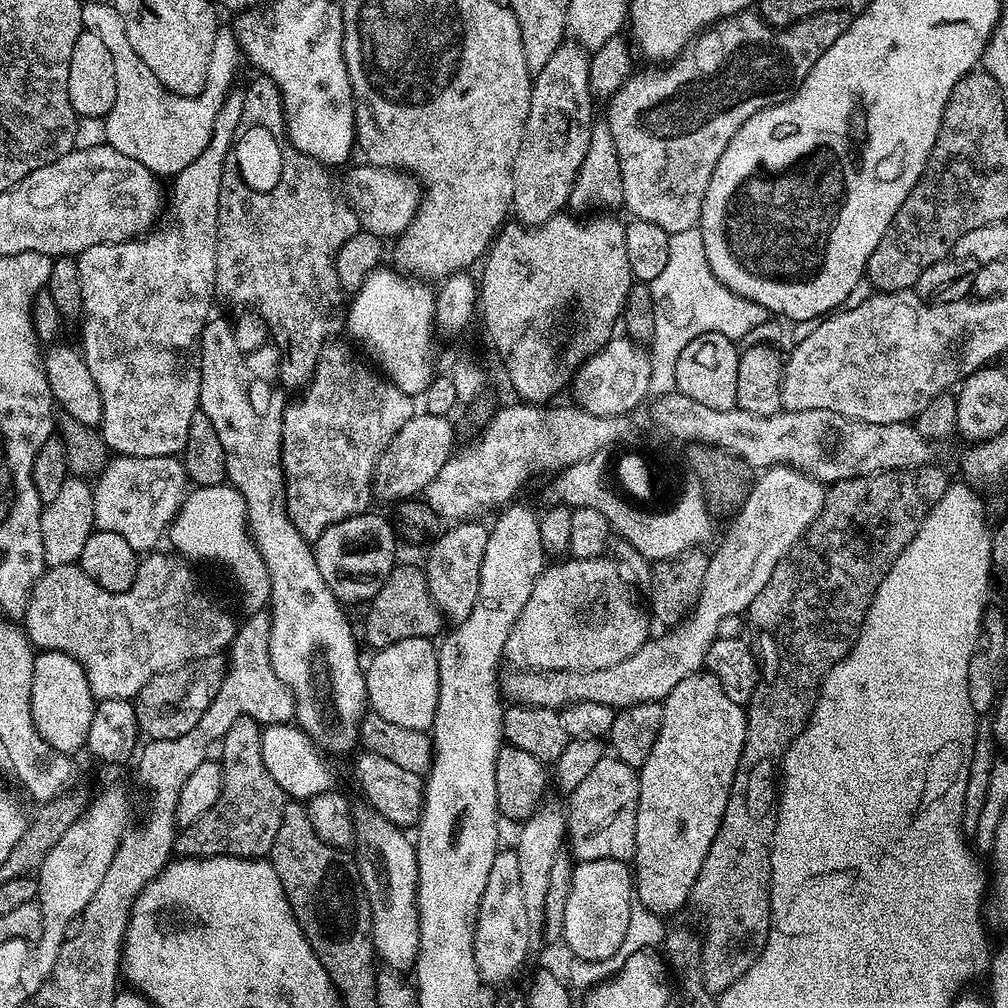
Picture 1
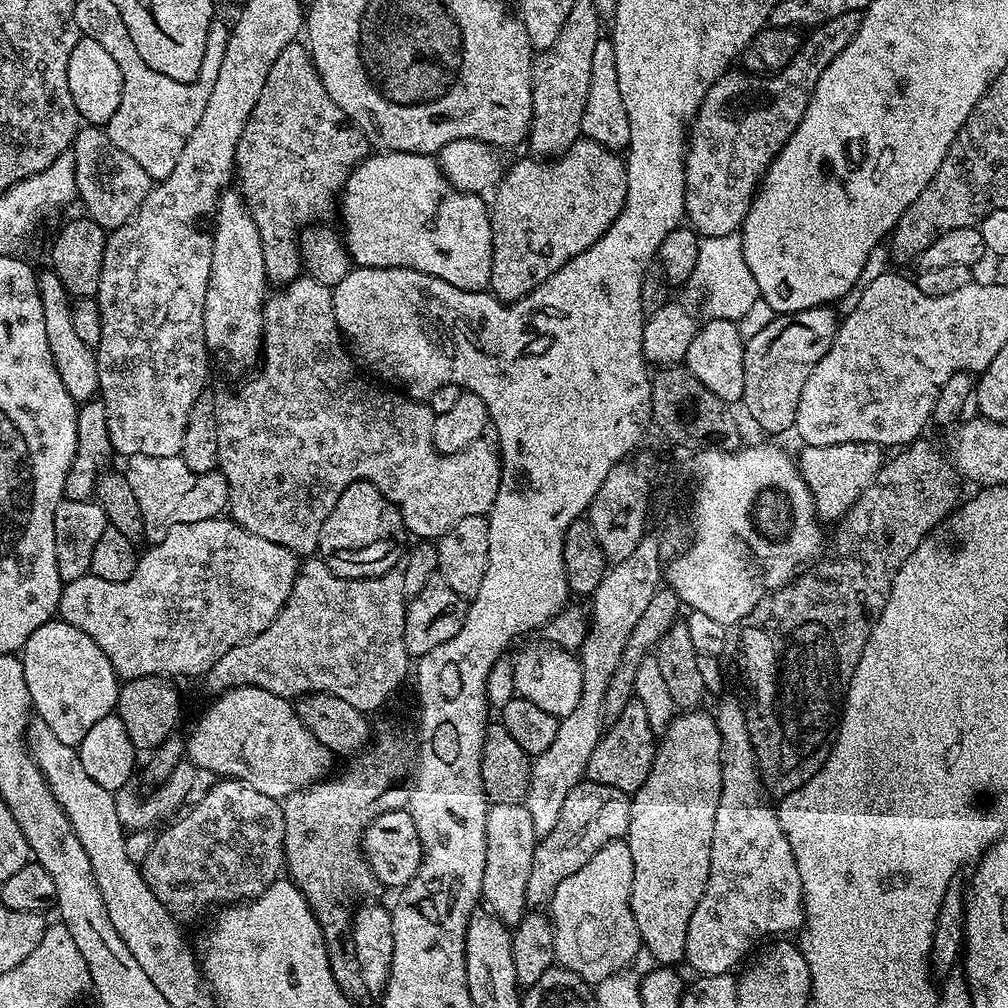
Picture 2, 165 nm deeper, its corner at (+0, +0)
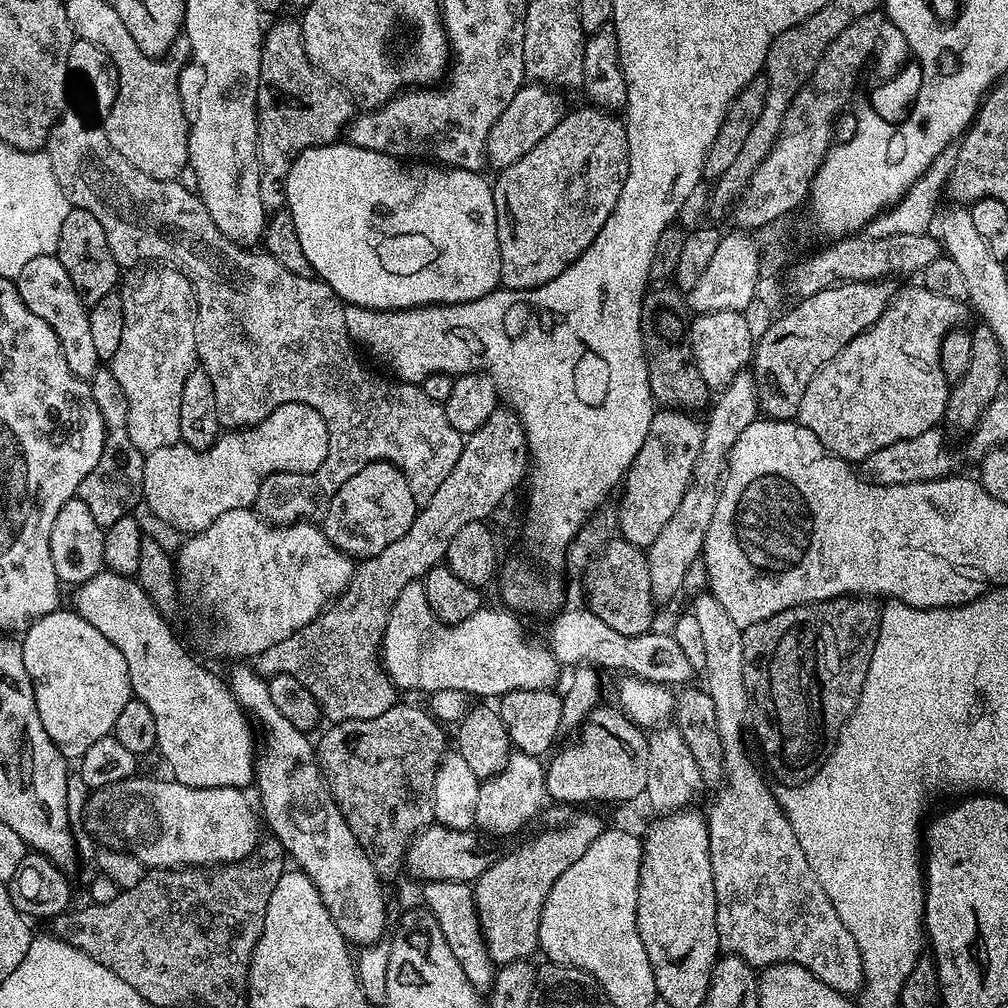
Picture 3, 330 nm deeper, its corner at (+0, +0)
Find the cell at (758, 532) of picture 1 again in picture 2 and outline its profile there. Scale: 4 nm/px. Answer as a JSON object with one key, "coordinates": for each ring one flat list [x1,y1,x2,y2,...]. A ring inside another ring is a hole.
{"coordinates":[[804,444,798,455,798,467,806,486,814,498,814,506,821,521,839,521,850,510,854,501,876,480,886,463,885,449,878,444,835,444,810,446]]}

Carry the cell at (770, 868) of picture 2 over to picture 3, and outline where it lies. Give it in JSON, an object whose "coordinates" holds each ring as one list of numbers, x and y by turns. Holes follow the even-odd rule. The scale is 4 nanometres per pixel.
{"coordinates":[[704,590,699,595,693,595,690,602,690,614,694,622,698,622,705,644,706,666,702,676,708,679,706,690,710,698,714,698,714,718,718,718,718,738,722,740,724,759,720,793,713,798,712,805,706,811,720,947,727,955,742,958,757,970,763,970,769,964,796,963,838,992,859,993,864,987,864,963,858,946,850,930,846,930,842,918,838,918,838,910,834,910,830,898,826,898,826,890,818,886,818,878,814,878,814,870,810,870,810,862,806,862,806,854,802,854,802,846,798,846,798,838,780,808,779,799,768,790,744,745,744,724,746,728,750,716,750,698,746,694,742,658,744,633,734,626,730,614,722,610,722,602,718,602,711,592]]}

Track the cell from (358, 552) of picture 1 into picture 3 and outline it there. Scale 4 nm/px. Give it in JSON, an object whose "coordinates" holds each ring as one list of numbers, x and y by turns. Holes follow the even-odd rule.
{"coordinates":[[375,460,342,482,323,514,322,527,326,538,330,538,338,550,353,558,367,558,382,554,390,542,398,542,398,538,410,530,417,511,418,505,410,490,410,482,402,470,385,460]]}

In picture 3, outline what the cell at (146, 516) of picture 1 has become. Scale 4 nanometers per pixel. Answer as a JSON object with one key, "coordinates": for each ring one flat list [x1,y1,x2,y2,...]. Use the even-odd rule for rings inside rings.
{"coordinates":[[286,402,282,406,278,406,278,410,270,412,265,420,252,425,251,428,225,431,216,439,214,446,210,446,201,452,177,442,170,446,162,446,162,450,154,450,147,453,144,458,144,494,142,500,145,505,148,503,149,510,162,523,169,524,172,528,177,528,178,531,184,532,183,534,201,532,202,530,206,530,206,526,210,526,214,522,214,518,222,518,222,514,226,514,226,510,252,508,258,498,260,483,270,474,274,474,275,472,313,472,314,470,318,470,318,466,322,466,322,462,326,462,327,453,328,431,326,430,326,422,322,418,322,414,318,414,318,410,314,410,314,406,306,406,302,402]]}

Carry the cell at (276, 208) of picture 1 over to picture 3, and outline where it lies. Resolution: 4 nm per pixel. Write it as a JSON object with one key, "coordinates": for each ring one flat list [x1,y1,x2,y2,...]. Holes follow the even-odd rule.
{"coordinates":[[280,20,277,24,268,24,262,46,262,62,260,63,260,81,256,95,256,135,260,150,260,163,272,176,279,177,287,169,290,160,284,157,284,152,295,154,304,152,307,148,317,148,323,144,335,144,341,139,353,119,354,101,339,84,329,80,324,73,319,72,304,53,304,35,300,29,301,21]]}

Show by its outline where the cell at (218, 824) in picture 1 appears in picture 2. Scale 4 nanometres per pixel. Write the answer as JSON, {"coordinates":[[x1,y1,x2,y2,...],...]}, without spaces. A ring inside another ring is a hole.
{"coordinates":[[220,778,215,783,181,820,157,835,142,865,148,888,180,922,198,919,207,908,256,900,282,876,281,801,258,794,254,786,241,780]]}

